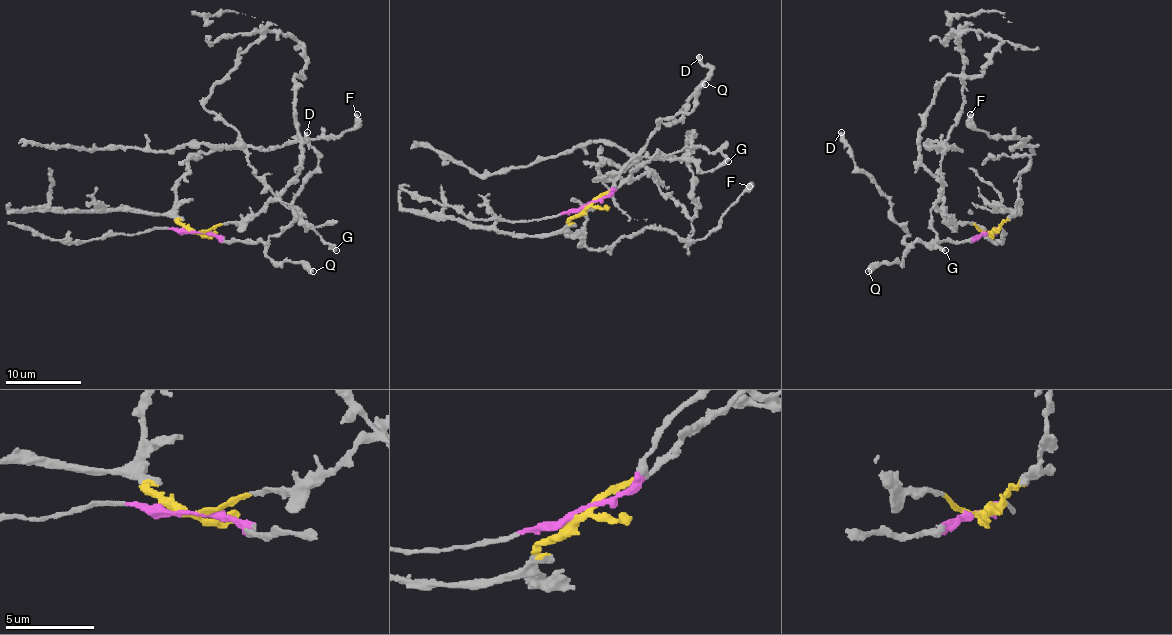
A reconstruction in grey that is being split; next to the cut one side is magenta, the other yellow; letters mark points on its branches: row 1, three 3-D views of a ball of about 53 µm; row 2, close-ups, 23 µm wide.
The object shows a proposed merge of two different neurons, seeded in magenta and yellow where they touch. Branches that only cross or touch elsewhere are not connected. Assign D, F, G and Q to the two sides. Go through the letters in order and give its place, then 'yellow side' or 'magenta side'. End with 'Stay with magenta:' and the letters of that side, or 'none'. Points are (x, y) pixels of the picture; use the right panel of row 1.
D: place (841, 132); magenta side
F: place (970, 114); yellow side
G: place (945, 250); yellow side
Q: place (868, 271); magenta side
Stay with magenta: D, Q

